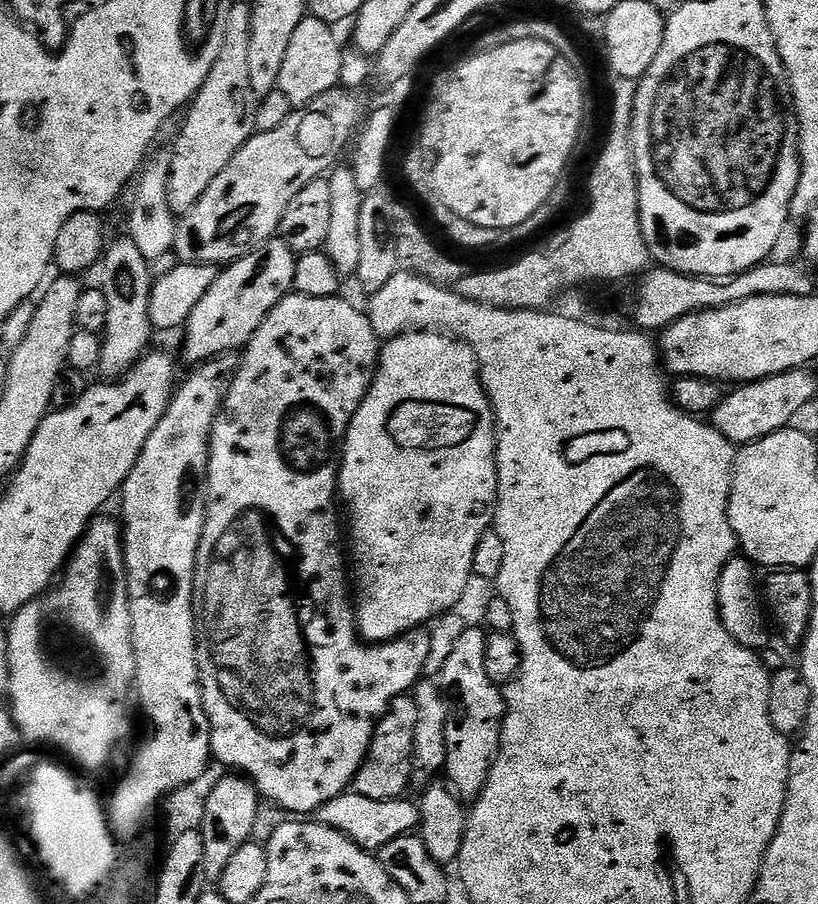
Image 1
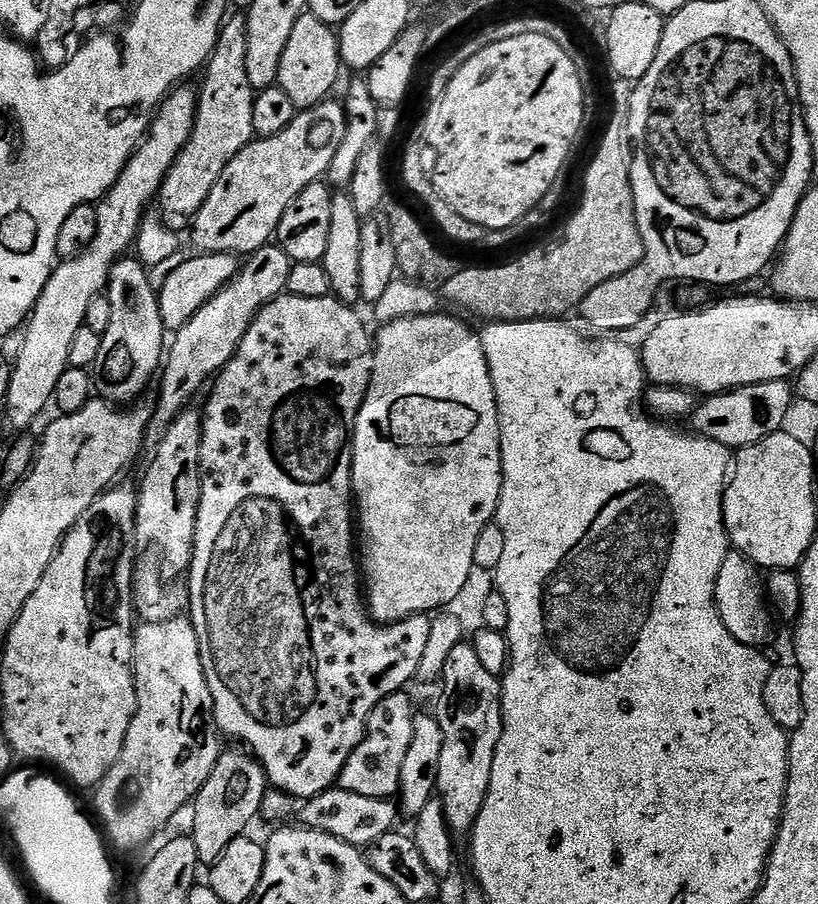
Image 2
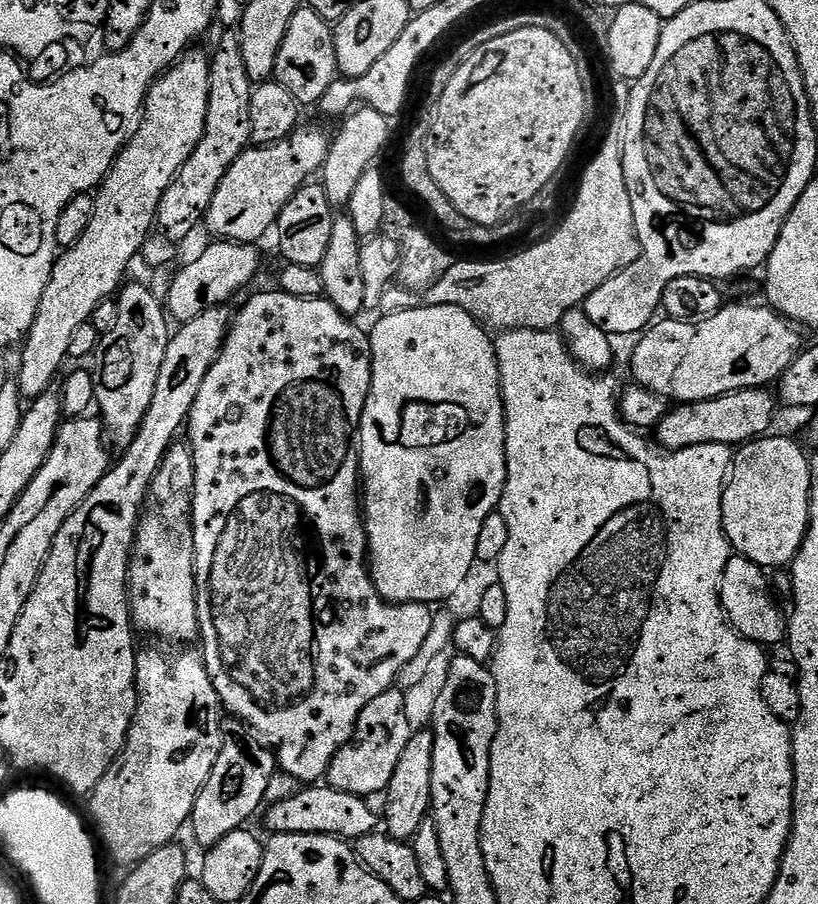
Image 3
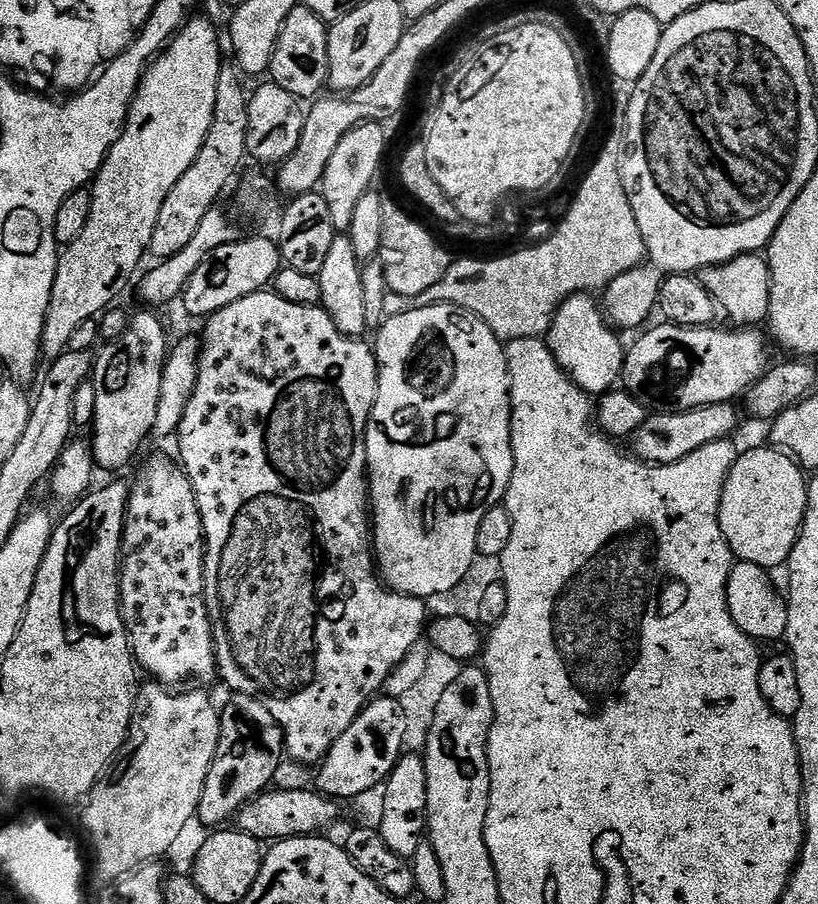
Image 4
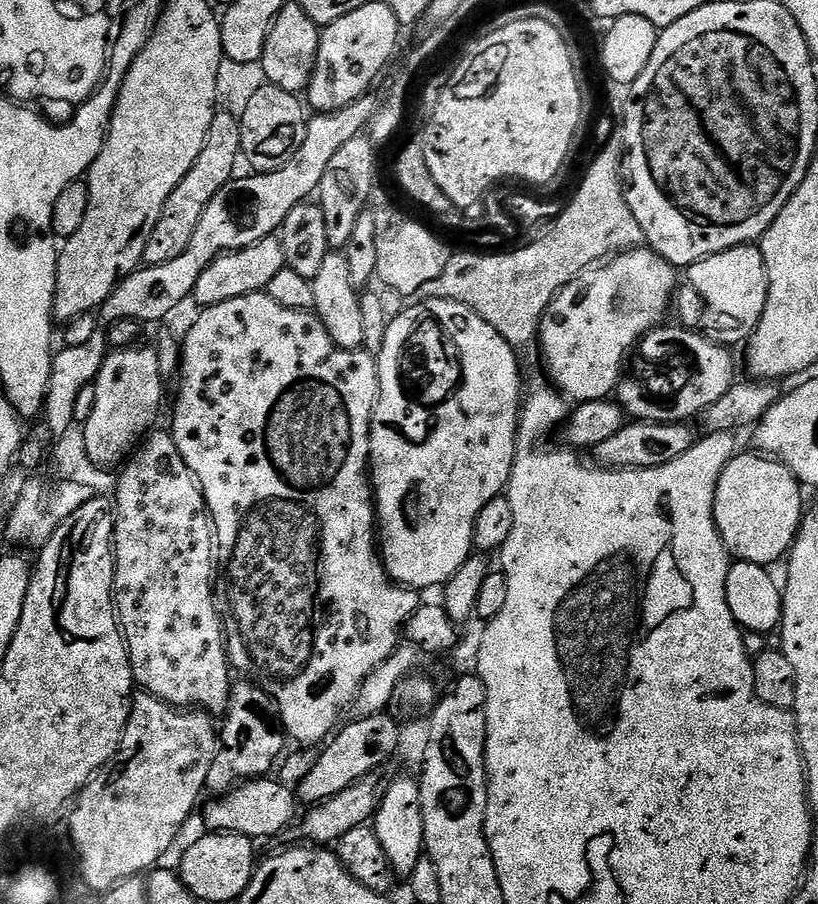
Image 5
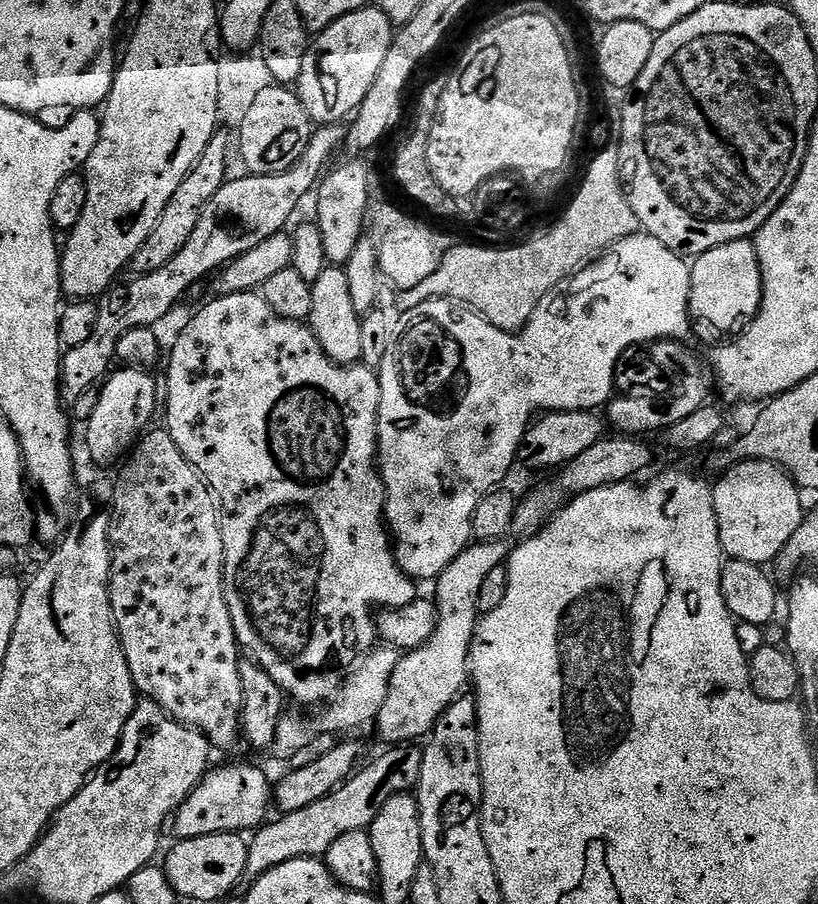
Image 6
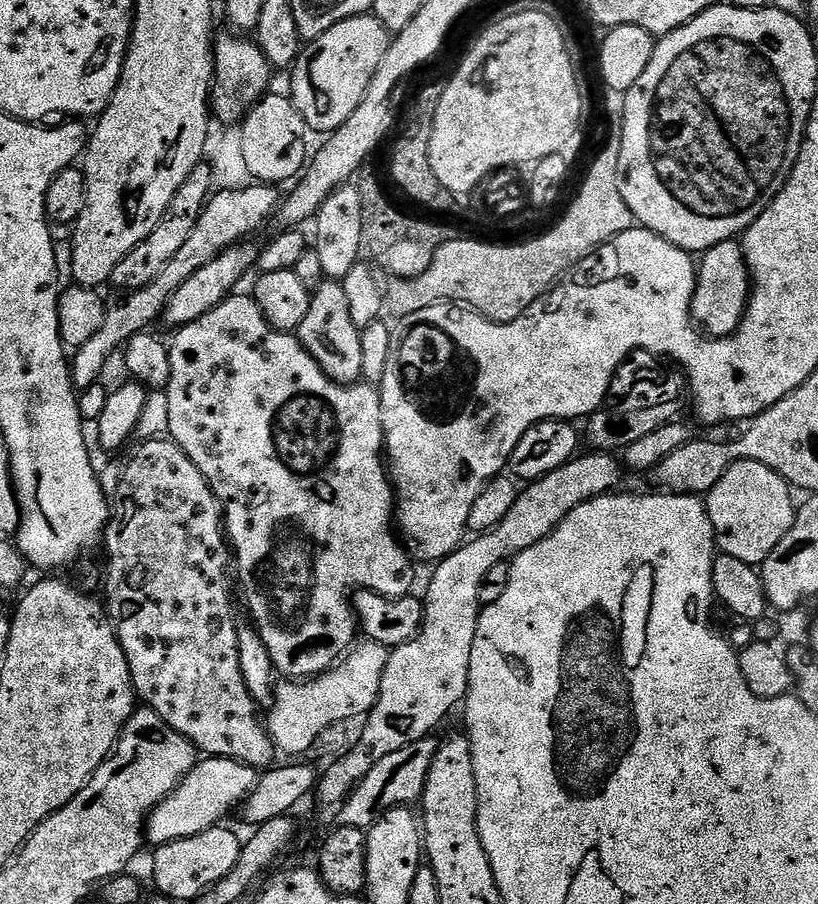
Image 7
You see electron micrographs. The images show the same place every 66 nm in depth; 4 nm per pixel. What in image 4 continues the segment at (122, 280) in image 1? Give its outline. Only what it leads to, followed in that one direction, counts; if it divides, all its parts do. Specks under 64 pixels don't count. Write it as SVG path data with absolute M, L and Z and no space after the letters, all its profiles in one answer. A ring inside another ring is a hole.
M144 310L148 312L135 312L129 317L127 330L123 332L116 340L111 340L105 343L100 354L97 353L95 360L93 361L93 373L90 377L91 383L95 386L95 394L97 395L97 405L95 406L95 418L90 428L92 432L92 440L90 439L90 447L92 450L93 463L101 470L111 474L117 474L118 471L124 469L134 458L138 452L138 448L142 442L152 433L154 426L155 415L158 414L158 399L159 391L162 388L162 370L164 369L165 362L167 360L167 353L170 346L170 340L166 338L166 332L163 324L150 312L150 310Z

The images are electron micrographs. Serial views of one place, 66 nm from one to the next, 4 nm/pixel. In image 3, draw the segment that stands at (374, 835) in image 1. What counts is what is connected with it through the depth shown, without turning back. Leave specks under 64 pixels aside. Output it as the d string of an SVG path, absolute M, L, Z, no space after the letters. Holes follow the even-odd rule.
M304 786L298 794L294 794L294 798L286 798L286 802L278 802L267 809L269 833L338 836L345 842L355 842L377 831L378 812L368 804L371 803L365 797L346 794L342 790L327 786Z

